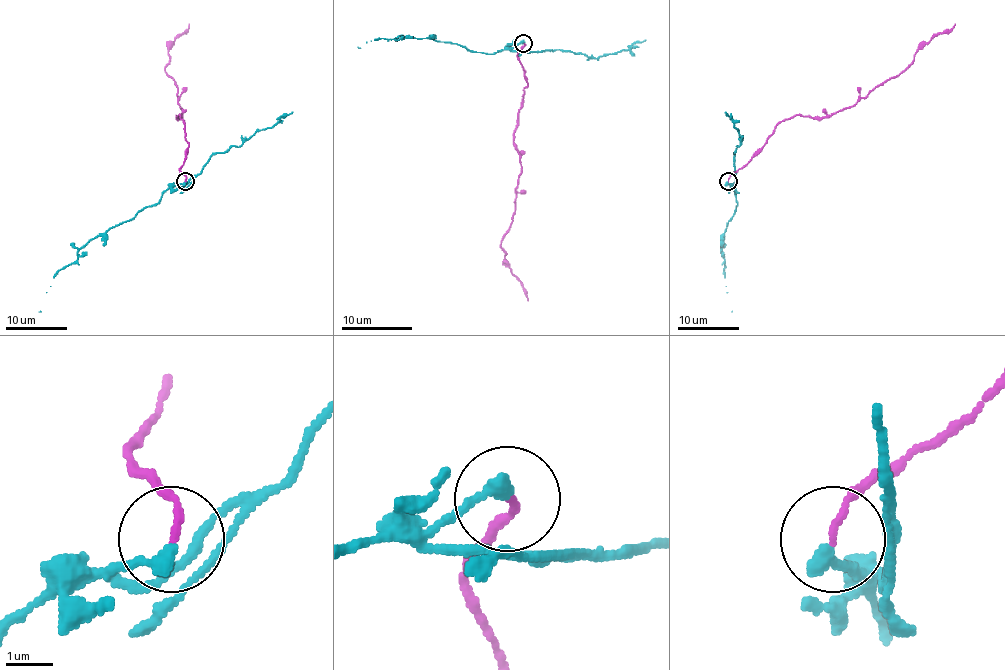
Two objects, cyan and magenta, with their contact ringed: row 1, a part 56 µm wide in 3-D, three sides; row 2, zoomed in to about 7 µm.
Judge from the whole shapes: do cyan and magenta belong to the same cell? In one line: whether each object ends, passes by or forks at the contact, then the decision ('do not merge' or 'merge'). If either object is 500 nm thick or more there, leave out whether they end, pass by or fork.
cyan ends | magenta ends | do not merge

